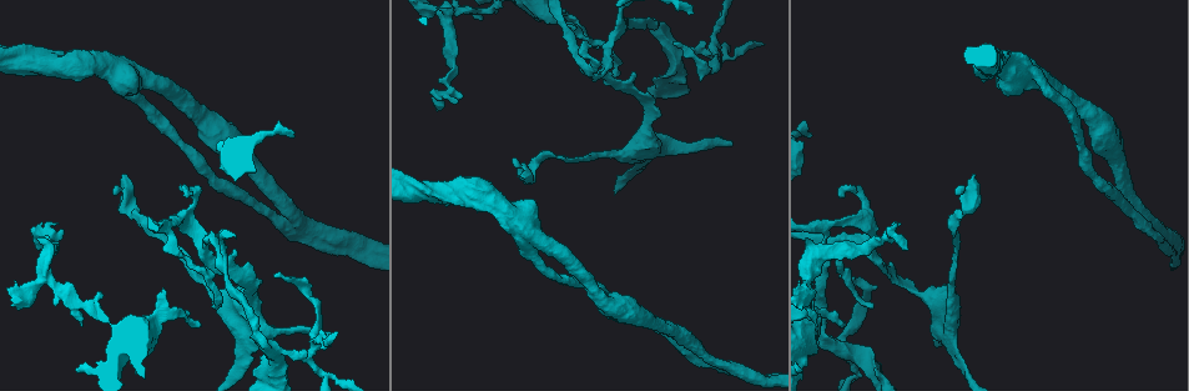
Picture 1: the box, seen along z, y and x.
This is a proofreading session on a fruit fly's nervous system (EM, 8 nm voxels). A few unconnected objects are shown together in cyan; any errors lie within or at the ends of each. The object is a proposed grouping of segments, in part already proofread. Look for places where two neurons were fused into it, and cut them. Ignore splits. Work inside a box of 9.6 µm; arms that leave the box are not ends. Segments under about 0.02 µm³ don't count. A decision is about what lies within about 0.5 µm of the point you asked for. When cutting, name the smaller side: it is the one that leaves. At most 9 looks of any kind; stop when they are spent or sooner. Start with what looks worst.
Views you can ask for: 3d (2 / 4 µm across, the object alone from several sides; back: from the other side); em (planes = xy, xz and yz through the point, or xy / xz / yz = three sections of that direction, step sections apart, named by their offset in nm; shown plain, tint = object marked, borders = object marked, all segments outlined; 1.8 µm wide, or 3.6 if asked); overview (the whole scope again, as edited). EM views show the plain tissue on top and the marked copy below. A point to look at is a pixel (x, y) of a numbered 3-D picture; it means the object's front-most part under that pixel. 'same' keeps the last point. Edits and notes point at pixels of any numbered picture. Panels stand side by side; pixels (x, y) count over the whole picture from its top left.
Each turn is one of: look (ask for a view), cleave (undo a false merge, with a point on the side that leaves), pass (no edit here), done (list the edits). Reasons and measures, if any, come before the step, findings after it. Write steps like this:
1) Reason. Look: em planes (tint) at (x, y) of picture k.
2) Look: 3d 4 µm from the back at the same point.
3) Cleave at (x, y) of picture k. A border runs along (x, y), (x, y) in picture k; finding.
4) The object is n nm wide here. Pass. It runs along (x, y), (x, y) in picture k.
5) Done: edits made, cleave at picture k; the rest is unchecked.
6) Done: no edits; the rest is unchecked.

Arms run side by side. Look: em xy step 4 (tint) at (692, 342) of picture 1.

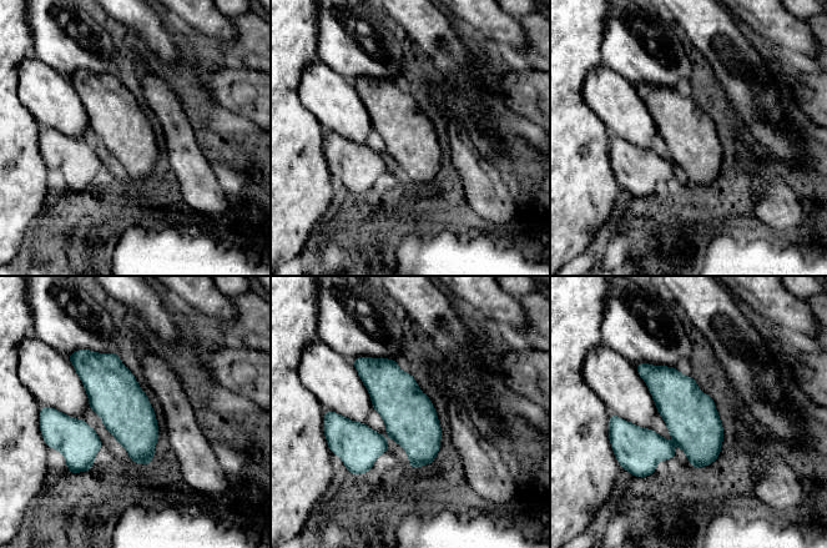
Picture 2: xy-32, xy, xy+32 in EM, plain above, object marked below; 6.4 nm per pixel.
Another direction. Look: em planes (borders) at the same point.

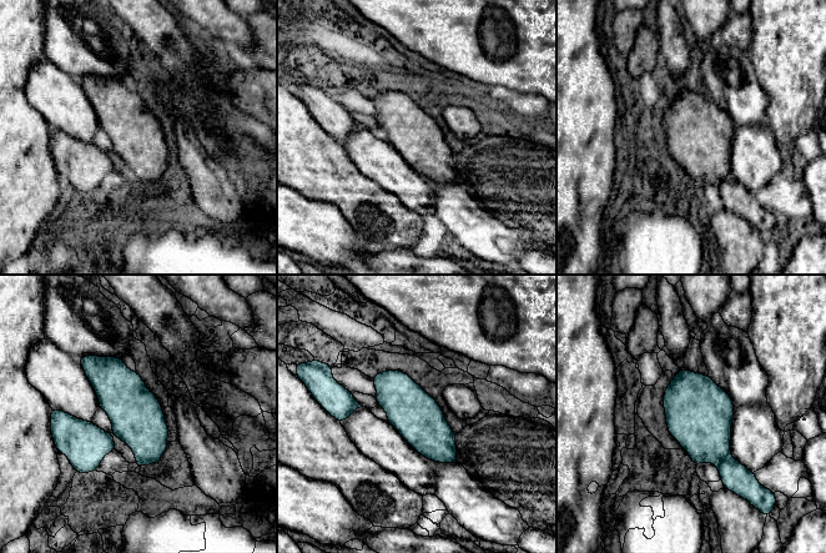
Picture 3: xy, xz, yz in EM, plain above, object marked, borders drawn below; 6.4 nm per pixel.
Pass. One neuron here.

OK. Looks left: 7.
Arms part here. Look: em planes (tint) at (308, 352) of picture 1.

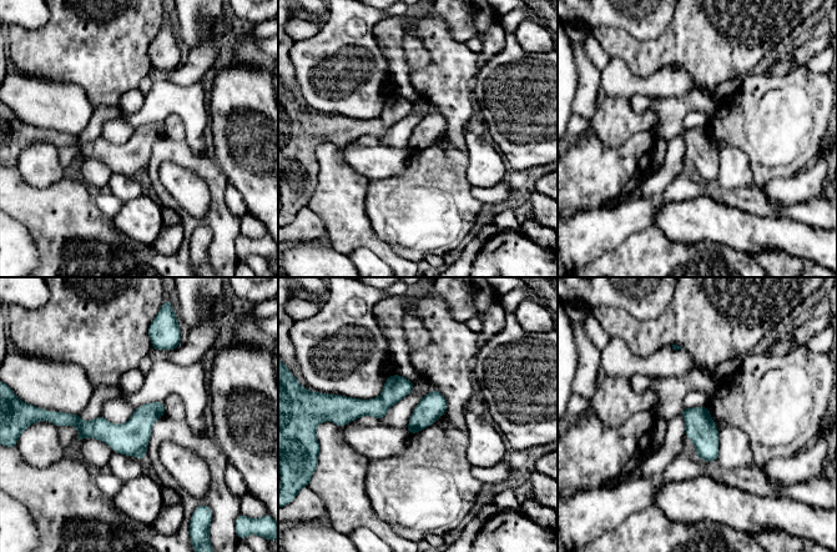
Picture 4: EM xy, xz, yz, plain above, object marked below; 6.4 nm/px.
Pass. It runs along (161, 407), (132, 431), (64, 422) in picture 4; one neuron here.

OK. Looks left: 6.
Abrupt turn. Look: em 3.6 µm yz step 16 (tint) at (123, 68) of picture 1.

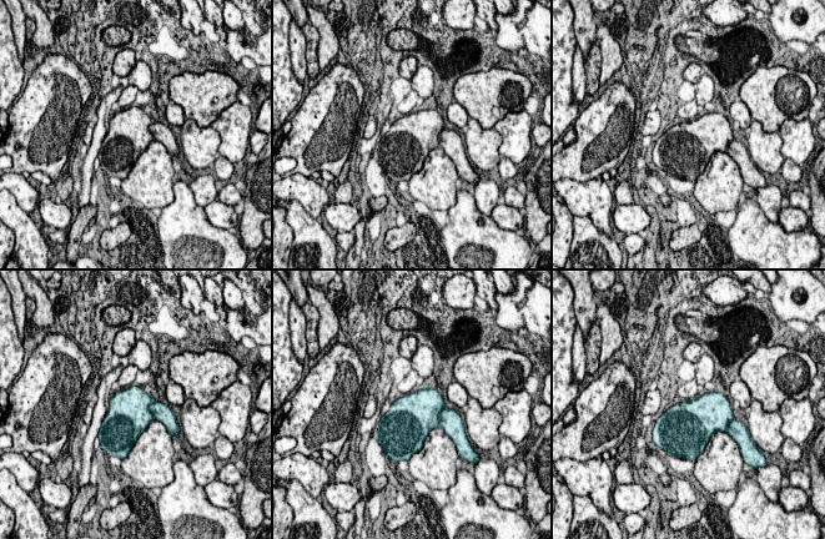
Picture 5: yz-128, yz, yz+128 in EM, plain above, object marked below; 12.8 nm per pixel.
Look: em 3.6 µm planes (tint) at the same point.

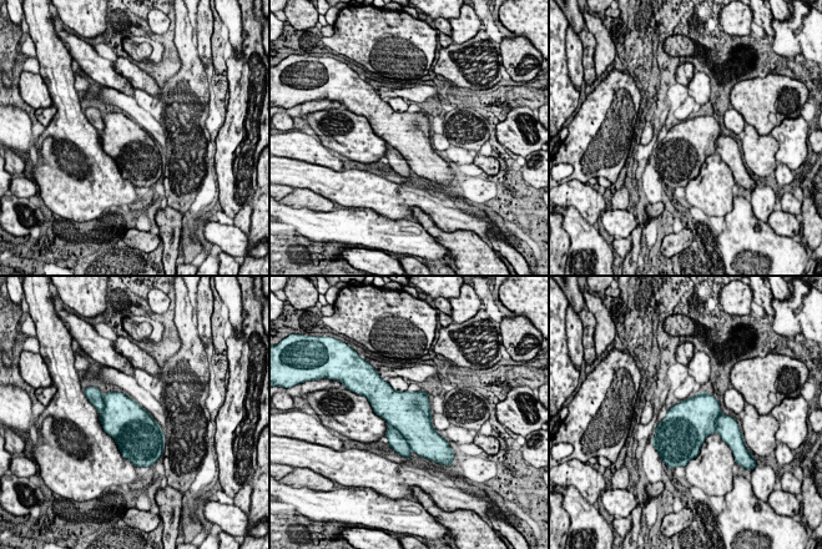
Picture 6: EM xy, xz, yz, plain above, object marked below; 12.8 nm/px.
Pass. Continuous, no second neuron.

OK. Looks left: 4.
Look: em planes (tint) at (440, 13) of picture 1.

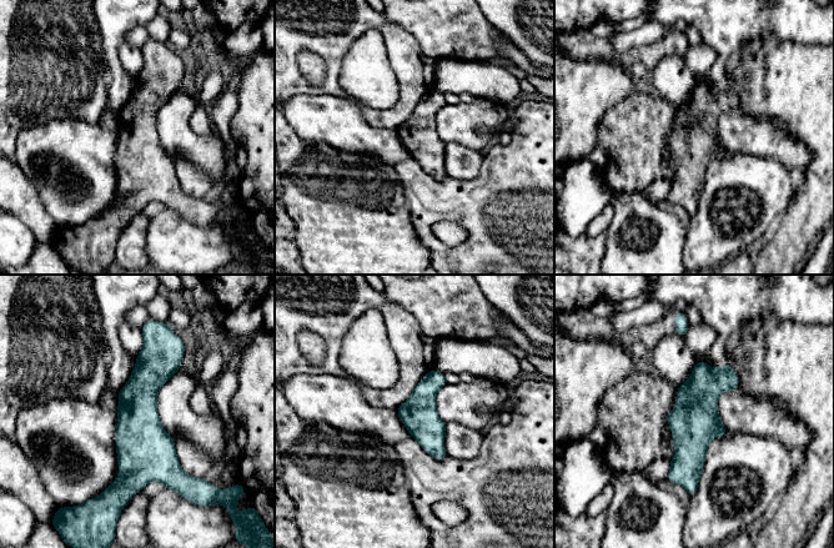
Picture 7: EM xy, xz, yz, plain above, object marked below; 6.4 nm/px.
Pass. It runs along (149, 341), (129, 489) in picture 7; one neuron here.

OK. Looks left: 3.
Done: no edits; the rest is unchecked.

